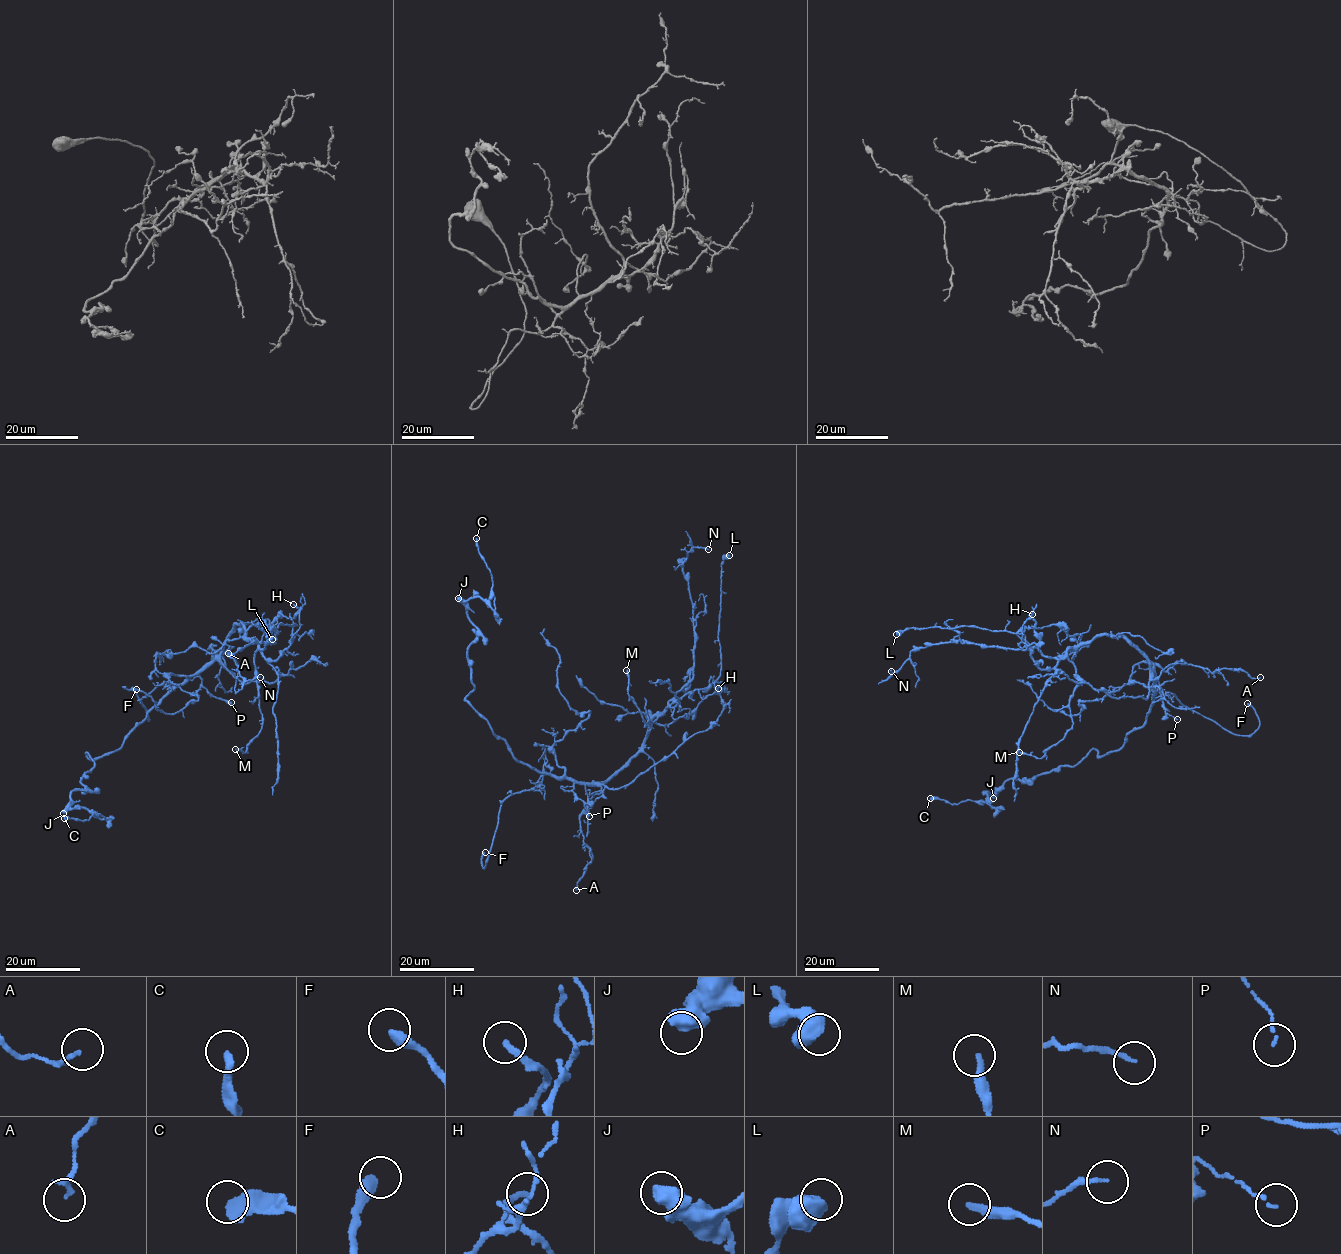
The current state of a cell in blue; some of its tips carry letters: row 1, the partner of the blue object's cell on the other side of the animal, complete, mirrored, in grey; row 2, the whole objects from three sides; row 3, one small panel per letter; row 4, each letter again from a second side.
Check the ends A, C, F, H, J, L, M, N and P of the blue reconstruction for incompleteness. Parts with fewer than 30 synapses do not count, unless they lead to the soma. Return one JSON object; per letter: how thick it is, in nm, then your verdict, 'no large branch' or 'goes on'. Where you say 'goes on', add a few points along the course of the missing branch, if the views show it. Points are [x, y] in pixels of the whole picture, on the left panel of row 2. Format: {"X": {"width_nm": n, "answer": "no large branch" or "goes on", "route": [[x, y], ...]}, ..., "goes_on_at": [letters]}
{"A": {"width_nm": 170, "answer": "no large branch"}, "C": {"width_nm": 400, "answer": "no large branch"}, "F": {"width_nm": 360, "answer": "goes on", "route": [[136, 689], [130, 673], [132, 661], [120, 645], [117, 627], [108, 608], [99, 606], [90, 590], [99, 578]]}, "H": {"width_nm": 200, "answer": "no large branch"}, "J": {"width_nm": 650, "answer": "no large branch"}, "L": {"width_nm": 440, "answer": "no large branch"}, "M": {"width_nm": 260, "answer": "no large branch"}, "N": {"width_nm": 140, "answer": "no large branch"}, "P": {"width_nm": 90, "answer": "no large branch"}, "goes_on_at": ["F"]}

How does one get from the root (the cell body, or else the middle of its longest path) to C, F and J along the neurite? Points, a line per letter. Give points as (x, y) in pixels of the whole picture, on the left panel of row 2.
C: (191, 677), (119, 748), (87, 752), (87, 789), (69, 804), (94, 814), (64, 818)
F: (191, 677), (171, 689), (168, 682), (161, 683), (144, 696), (140, 701), (148, 720), (136, 689)
J: (191, 677), (119, 748), (94, 758), (87, 752), (94, 764), (80, 781), (87, 789), (72, 791), (63, 813)

